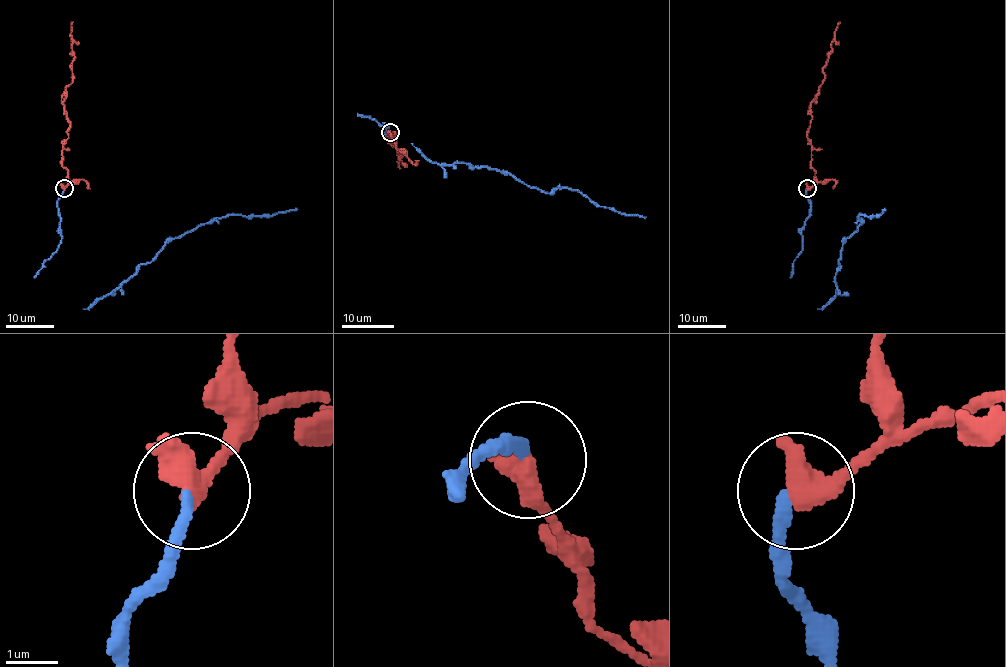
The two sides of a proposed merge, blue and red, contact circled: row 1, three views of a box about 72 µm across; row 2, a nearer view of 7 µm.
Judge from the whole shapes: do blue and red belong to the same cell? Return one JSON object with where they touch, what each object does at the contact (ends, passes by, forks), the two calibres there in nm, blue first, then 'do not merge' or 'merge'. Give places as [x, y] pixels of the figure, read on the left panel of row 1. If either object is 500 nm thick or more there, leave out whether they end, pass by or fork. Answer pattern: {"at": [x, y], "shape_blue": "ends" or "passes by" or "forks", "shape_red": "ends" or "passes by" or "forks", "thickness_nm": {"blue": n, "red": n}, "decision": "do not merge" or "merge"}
{"at": [64, 188], "thickness_nm": {"blue": 240, "red": 600}, "decision": "merge"}

